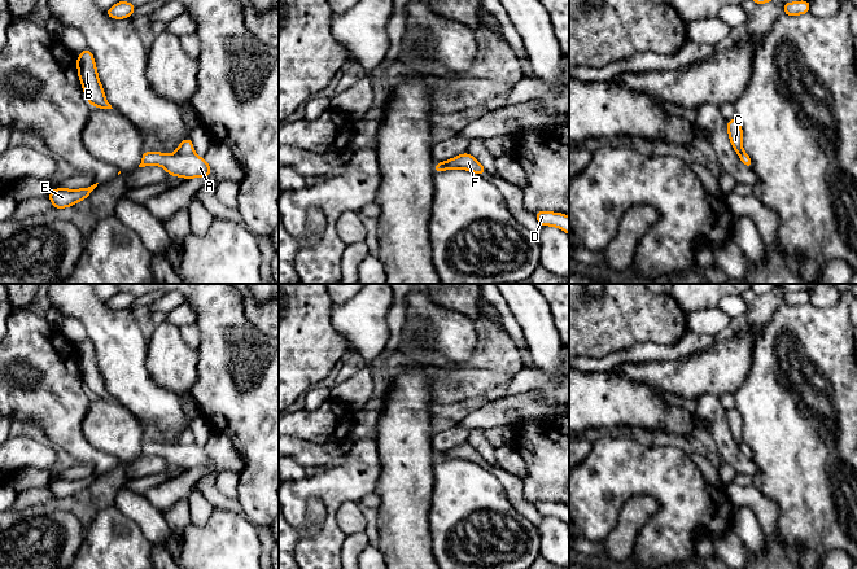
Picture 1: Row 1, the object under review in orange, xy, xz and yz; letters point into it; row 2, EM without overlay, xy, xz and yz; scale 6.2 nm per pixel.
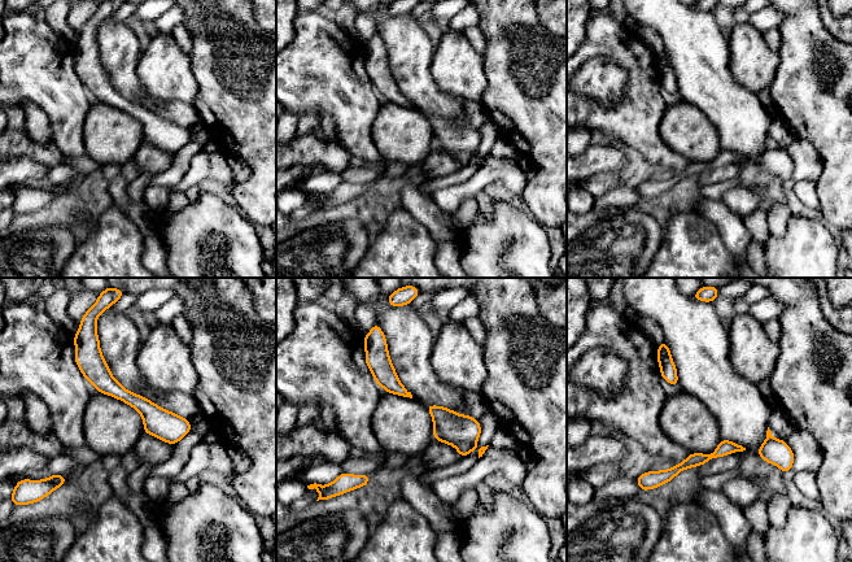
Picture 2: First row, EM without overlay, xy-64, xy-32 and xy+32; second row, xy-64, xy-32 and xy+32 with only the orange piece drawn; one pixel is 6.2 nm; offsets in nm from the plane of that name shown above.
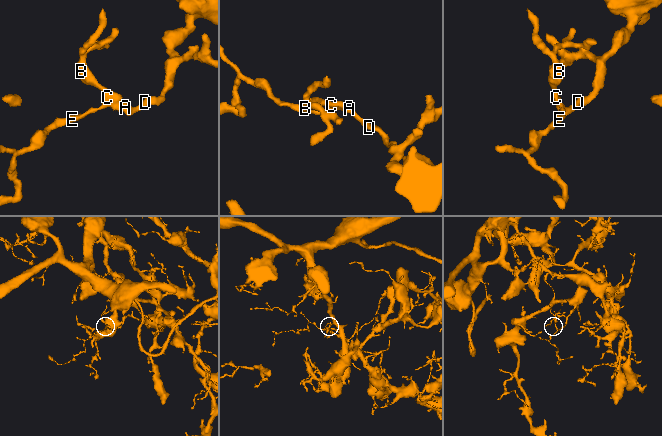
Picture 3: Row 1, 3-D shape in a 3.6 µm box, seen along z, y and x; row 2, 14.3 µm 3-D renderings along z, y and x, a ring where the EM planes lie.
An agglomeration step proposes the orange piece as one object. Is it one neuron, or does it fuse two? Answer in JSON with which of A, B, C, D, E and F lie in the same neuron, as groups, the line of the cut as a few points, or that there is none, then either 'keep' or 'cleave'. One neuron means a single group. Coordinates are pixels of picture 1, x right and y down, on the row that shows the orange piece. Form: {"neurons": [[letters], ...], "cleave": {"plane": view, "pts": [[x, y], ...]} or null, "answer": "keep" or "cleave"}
{"neurons": [["A", "B", "C", "D", "E", "F"]], "cleave": null, "answer": "keep"}

